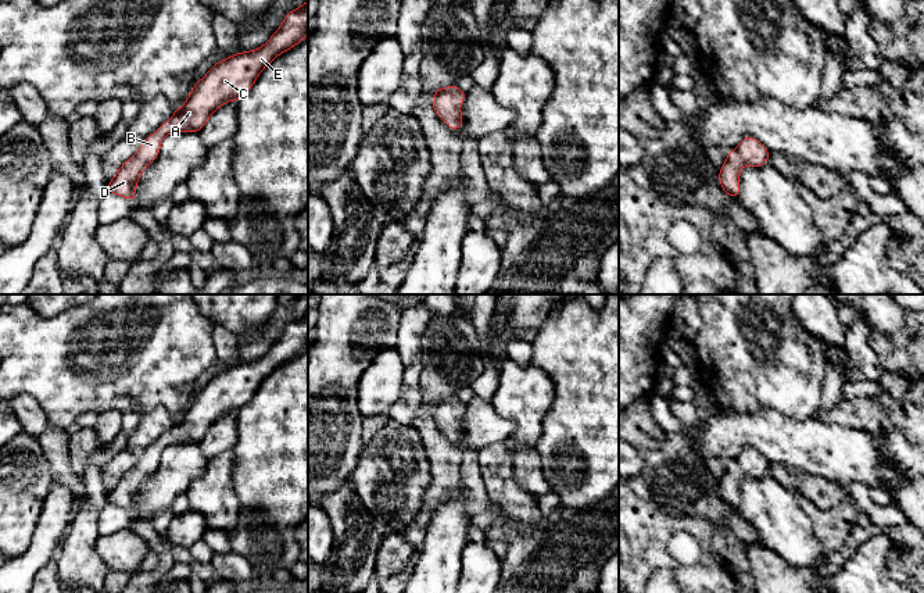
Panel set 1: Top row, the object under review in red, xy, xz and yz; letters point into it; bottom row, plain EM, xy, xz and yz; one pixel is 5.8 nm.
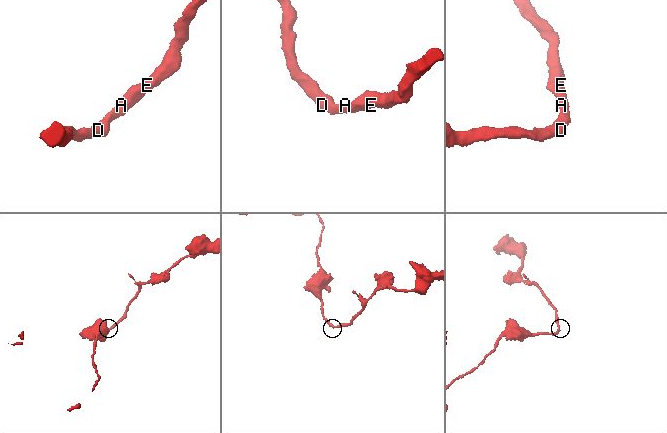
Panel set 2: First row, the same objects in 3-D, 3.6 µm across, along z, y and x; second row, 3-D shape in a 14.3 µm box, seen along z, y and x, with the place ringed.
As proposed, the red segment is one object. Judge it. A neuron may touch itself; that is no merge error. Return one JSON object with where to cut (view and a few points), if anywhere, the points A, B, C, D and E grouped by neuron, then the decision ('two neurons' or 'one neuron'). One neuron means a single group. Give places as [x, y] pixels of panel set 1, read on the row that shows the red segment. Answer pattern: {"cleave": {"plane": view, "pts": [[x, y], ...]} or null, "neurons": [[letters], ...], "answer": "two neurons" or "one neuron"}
{"cleave": null, "neurons": [["A", "B", "C", "D", "E"]], "answer": "one neuron"}

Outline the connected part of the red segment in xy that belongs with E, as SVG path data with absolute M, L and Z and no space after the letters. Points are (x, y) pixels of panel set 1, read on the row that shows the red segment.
M308 0L298 8L289 11L283 17L280 28L271 36L269 40L259 49L232 54L225 60L219 60L203 79L194 83L186 103L176 108L173 115L165 121L155 132L148 135L146 142L136 149L136 154L128 158L118 169L117 175L107 183L107 192L118 194L129 201L136 199L136 186L142 172L148 164L157 160L161 151L162 139L169 133L179 132L201 132L208 118L225 103L237 101L246 94L259 74L279 54L296 47L304 37L308 36Z

